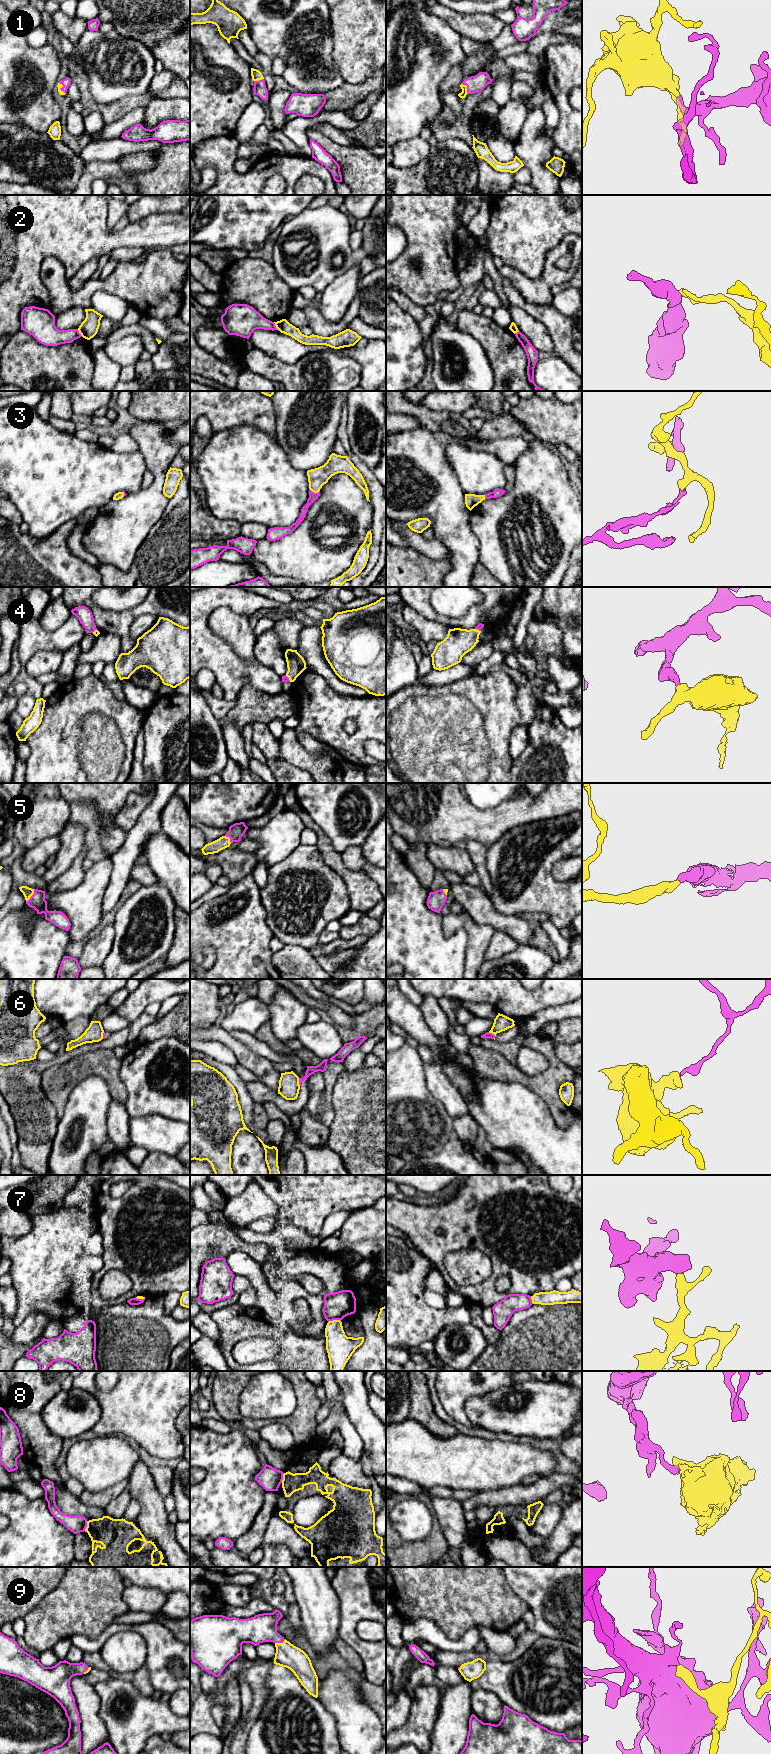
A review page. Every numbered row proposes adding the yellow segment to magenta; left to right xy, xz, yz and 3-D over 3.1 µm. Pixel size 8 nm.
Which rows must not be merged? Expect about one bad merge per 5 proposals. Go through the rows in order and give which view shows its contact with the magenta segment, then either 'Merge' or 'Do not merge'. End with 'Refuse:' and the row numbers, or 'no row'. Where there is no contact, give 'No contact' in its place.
1: Touches magenta in yz. Merge
2: Touches magenta in xz. Do not merge
3: Touches magenta in xz. Merge
4: Touches magenta in xz. Merge
5: Touches magenta in xy. Merge
6: Touches magenta in yz. Do not merge
7: Touches magenta in xz. Do not merge
8: Touches magenta in xy. Do not merge
9: Touches magenta in xz. Merge
Refuse: 2, 6, 7, 8

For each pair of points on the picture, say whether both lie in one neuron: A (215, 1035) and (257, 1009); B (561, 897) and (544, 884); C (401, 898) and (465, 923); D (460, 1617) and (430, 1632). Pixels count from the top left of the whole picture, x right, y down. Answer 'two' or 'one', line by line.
A: two
B: one
C: two
D: two

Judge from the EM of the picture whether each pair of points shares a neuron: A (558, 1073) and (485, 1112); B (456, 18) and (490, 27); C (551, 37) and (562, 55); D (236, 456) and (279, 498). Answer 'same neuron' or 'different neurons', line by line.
A: different neurons
B: same neuron
C: different neurons
D: same neuron

